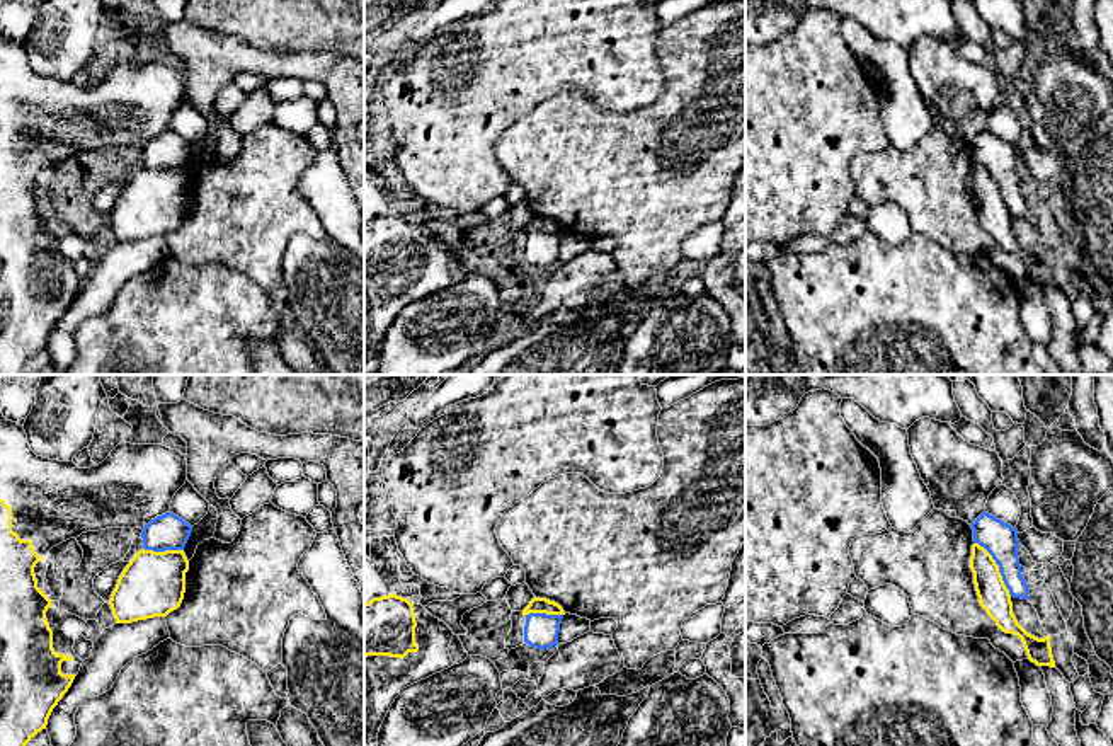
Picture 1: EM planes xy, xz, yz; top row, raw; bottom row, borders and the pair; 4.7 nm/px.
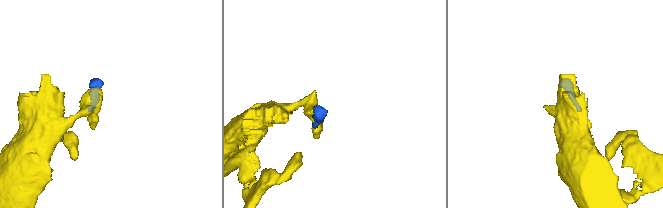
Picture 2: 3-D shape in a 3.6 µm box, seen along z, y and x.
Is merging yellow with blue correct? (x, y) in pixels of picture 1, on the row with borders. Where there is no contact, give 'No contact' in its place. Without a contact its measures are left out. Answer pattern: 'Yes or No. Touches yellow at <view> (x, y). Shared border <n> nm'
No. Touches yellow at yz (998, 568). Shared border 300 nm

